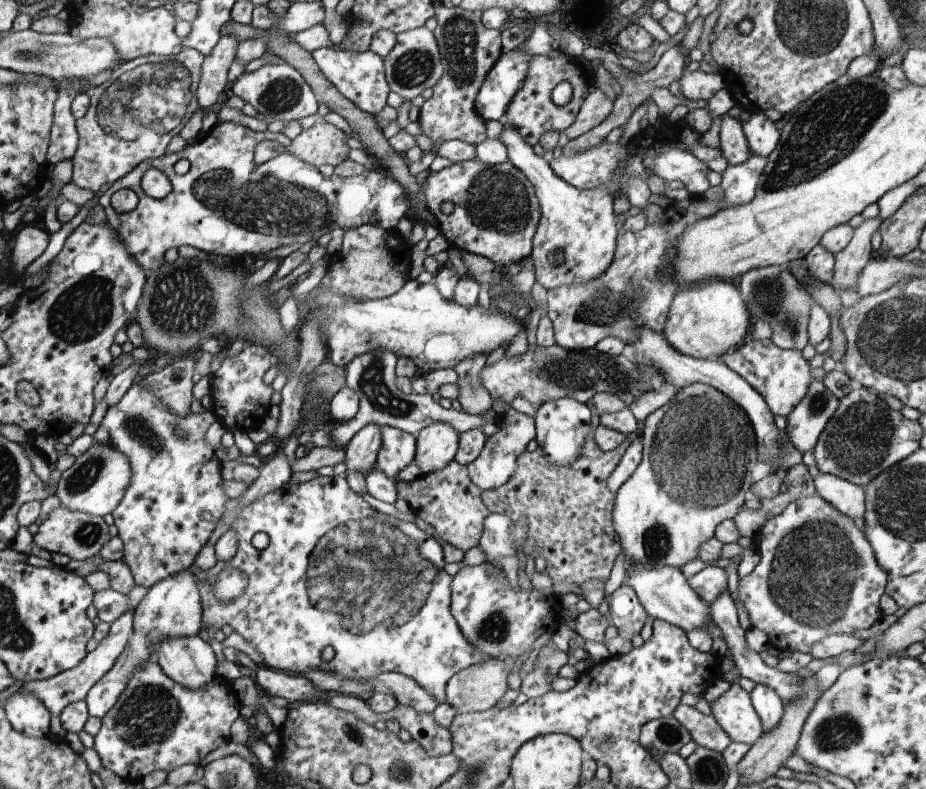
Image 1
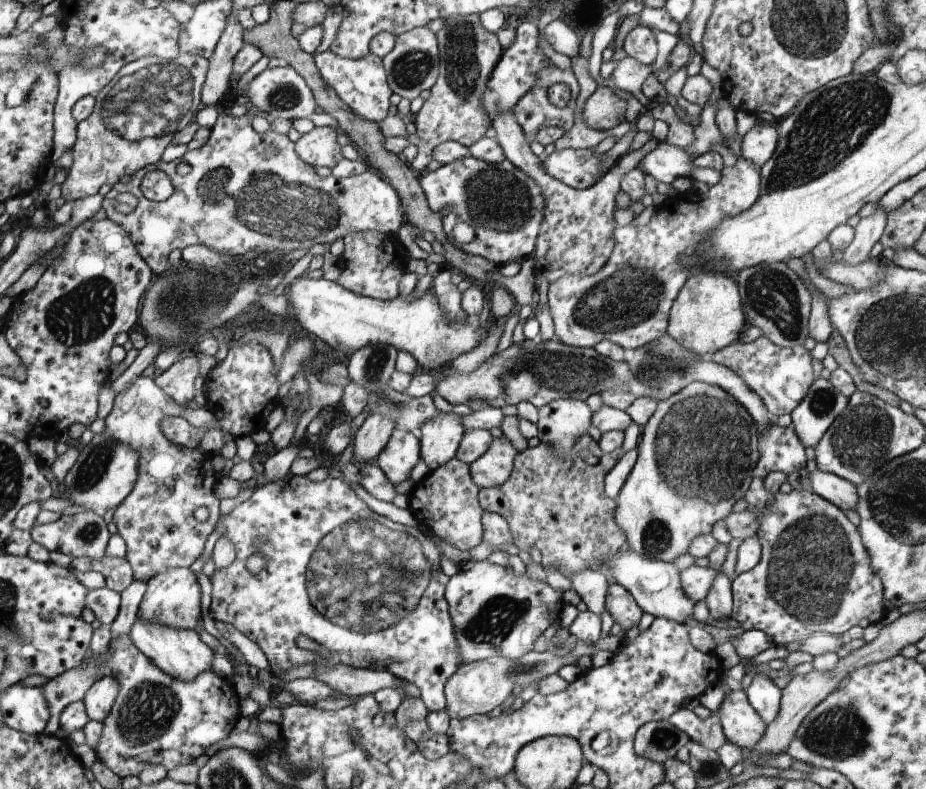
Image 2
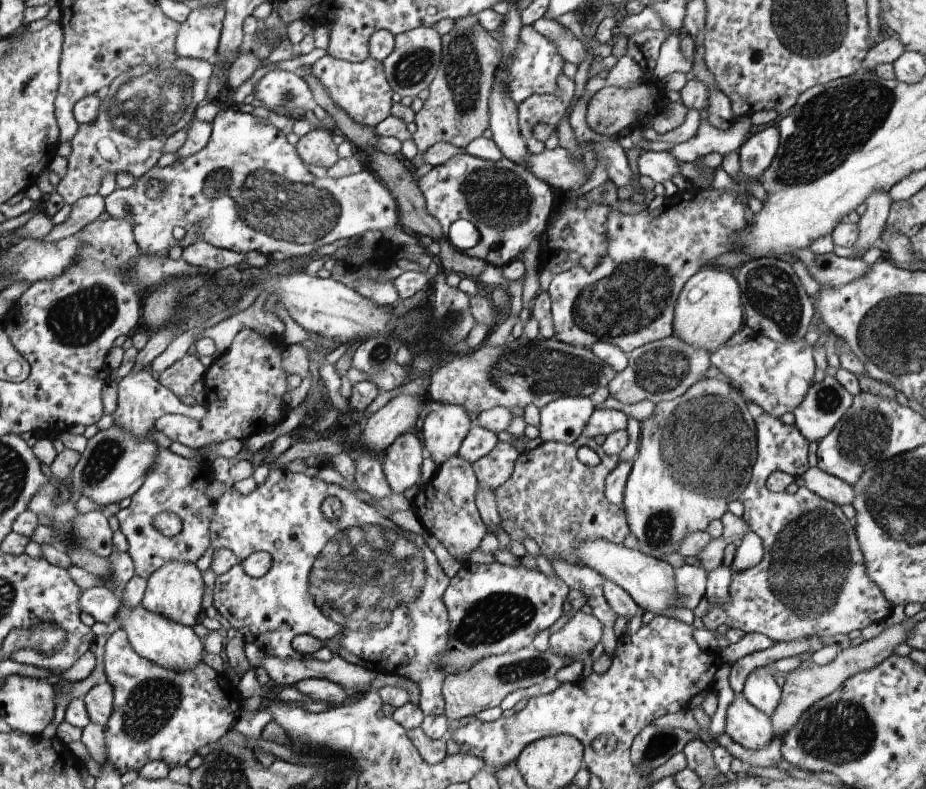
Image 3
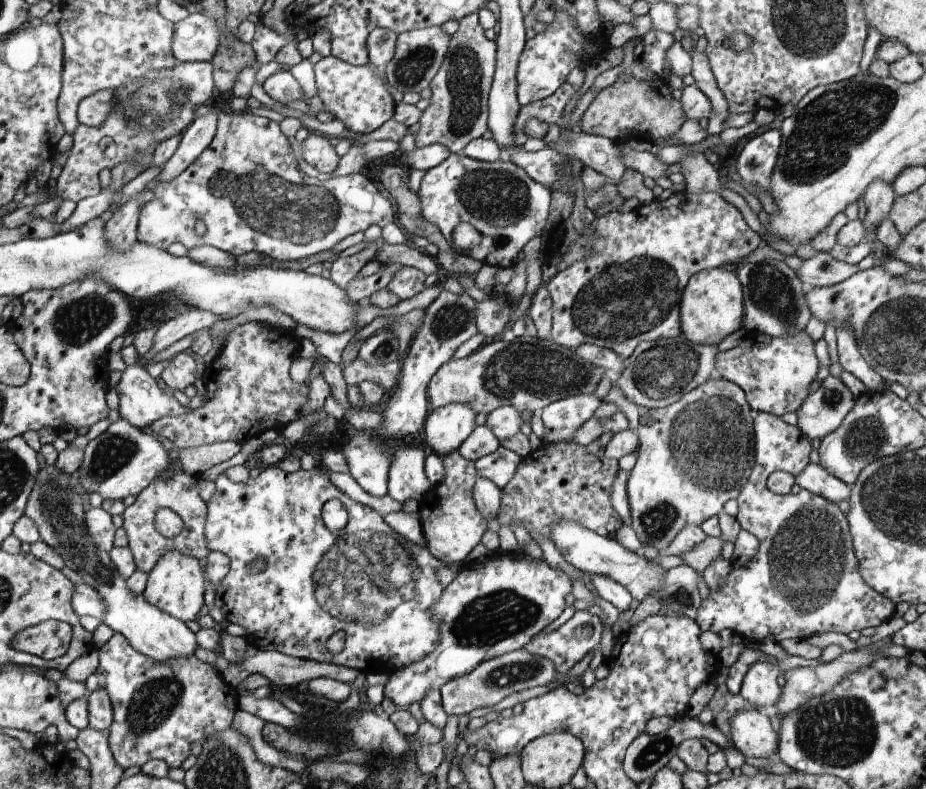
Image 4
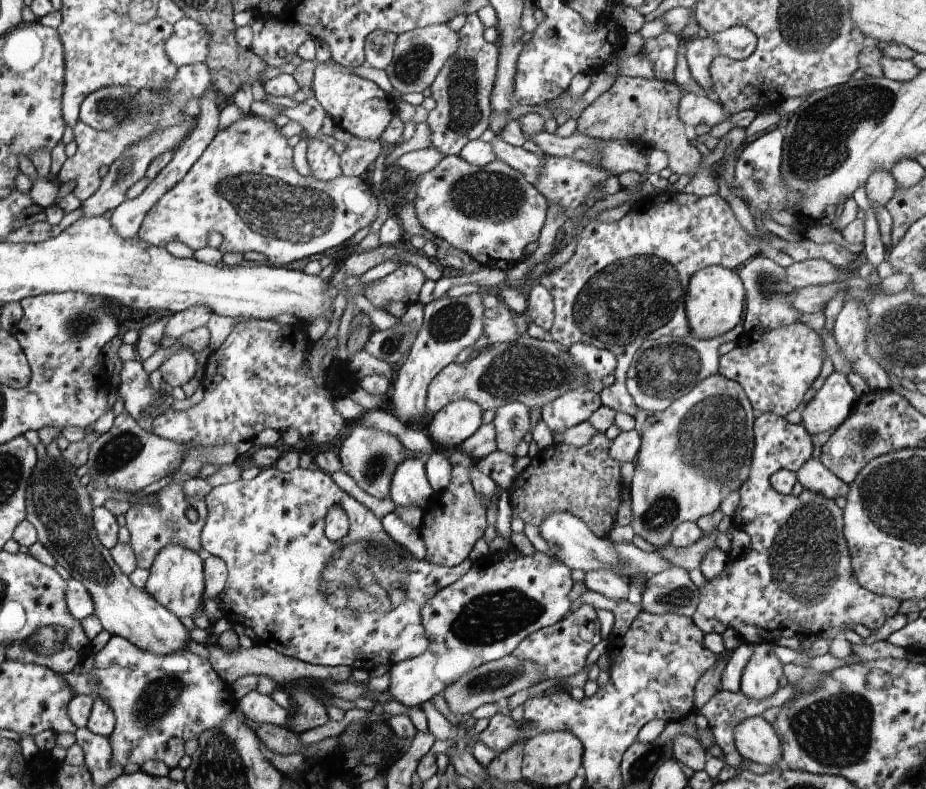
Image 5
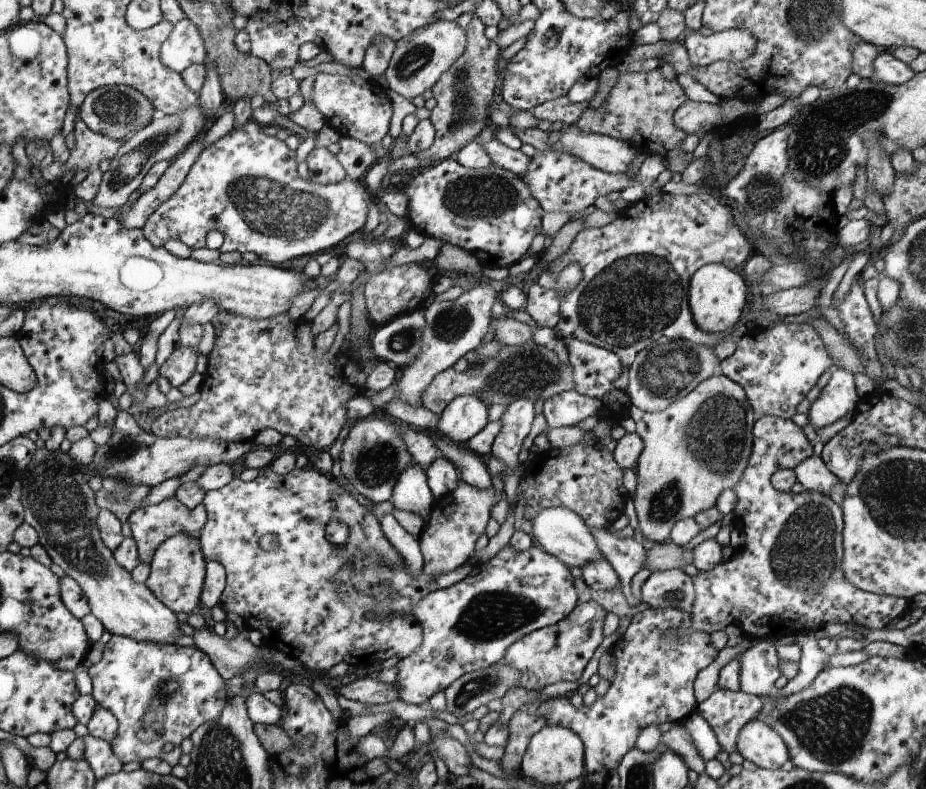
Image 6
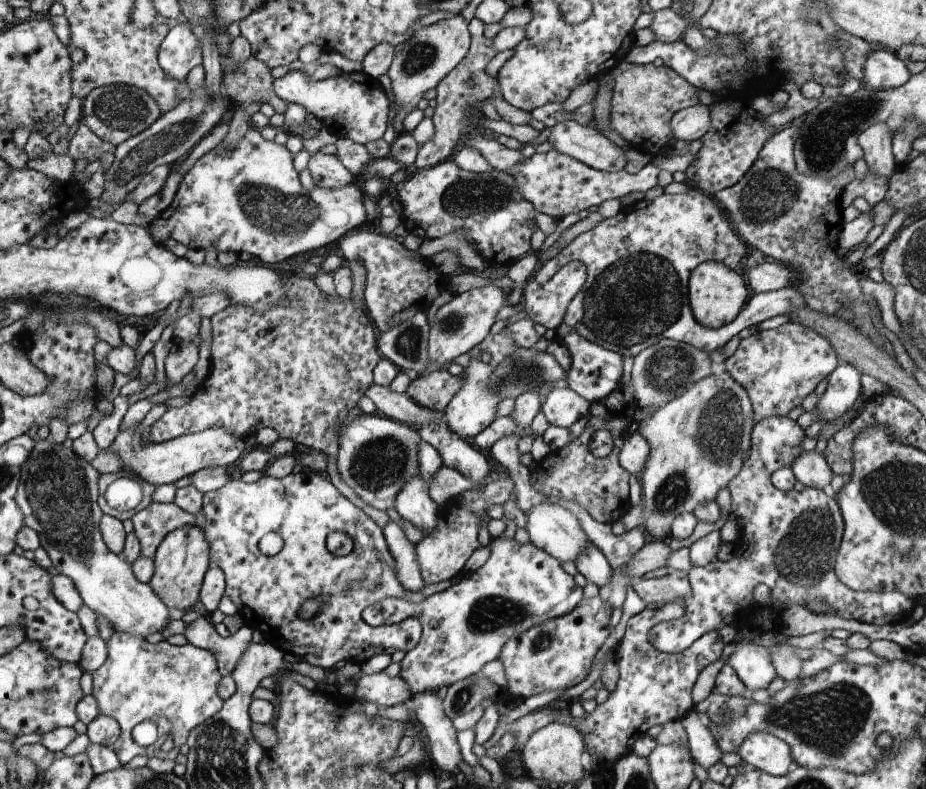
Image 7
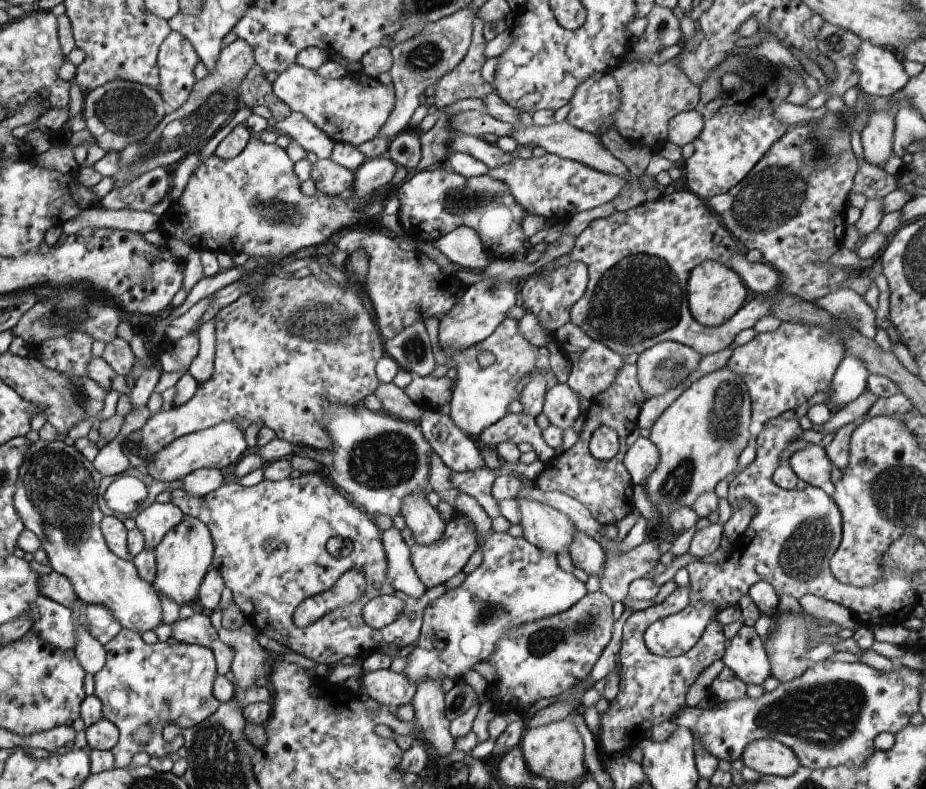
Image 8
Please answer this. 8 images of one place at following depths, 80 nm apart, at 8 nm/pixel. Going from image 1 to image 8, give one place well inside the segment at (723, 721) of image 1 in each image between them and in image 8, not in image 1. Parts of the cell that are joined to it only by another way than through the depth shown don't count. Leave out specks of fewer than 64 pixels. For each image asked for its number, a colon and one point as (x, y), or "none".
2: (742, 725)
3: (745, 724)
4: (751, 732)
5: (756, 740)
6: (758, 742)
7: (765, 752)
8: (766, 756)

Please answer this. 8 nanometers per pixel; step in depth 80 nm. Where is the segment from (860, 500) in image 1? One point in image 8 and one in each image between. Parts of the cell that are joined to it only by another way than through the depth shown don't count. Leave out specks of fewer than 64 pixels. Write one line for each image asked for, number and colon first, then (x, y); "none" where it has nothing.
2: (841, 492)
3: (828, 486)
4: (814, 478)
5: (813, 475)
6: (812, 473)
7: (811, 469)
8: (811, 464)

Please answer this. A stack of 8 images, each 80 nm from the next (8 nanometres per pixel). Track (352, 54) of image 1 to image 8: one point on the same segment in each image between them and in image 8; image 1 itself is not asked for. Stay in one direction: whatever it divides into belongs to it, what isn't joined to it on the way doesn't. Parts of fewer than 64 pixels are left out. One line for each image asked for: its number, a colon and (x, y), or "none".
2: (361, 83)
3: (361, 89)
4: (357, 95)
5: (355, 104)
6: (351, 105)
7: (353, 106)
8: (354, 108)

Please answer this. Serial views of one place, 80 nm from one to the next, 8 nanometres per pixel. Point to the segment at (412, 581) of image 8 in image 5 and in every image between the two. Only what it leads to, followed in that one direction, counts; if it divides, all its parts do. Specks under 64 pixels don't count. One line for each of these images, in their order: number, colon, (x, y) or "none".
5: (408, 536)
6: (408, 544)
7: (403, 550)

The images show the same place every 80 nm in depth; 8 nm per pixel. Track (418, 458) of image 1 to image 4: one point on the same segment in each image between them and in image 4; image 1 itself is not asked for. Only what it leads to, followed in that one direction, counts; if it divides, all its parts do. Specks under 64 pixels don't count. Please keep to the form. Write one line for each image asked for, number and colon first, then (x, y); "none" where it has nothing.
2: (441, 437)
3: (444, 430)
4: (446, 428)

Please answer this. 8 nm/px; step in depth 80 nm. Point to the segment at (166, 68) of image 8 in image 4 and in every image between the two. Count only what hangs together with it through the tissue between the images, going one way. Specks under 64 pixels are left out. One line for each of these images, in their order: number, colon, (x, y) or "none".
4: (197, 37)
5: (190, 43)
6: (185, 46)
7: (181, 51)

